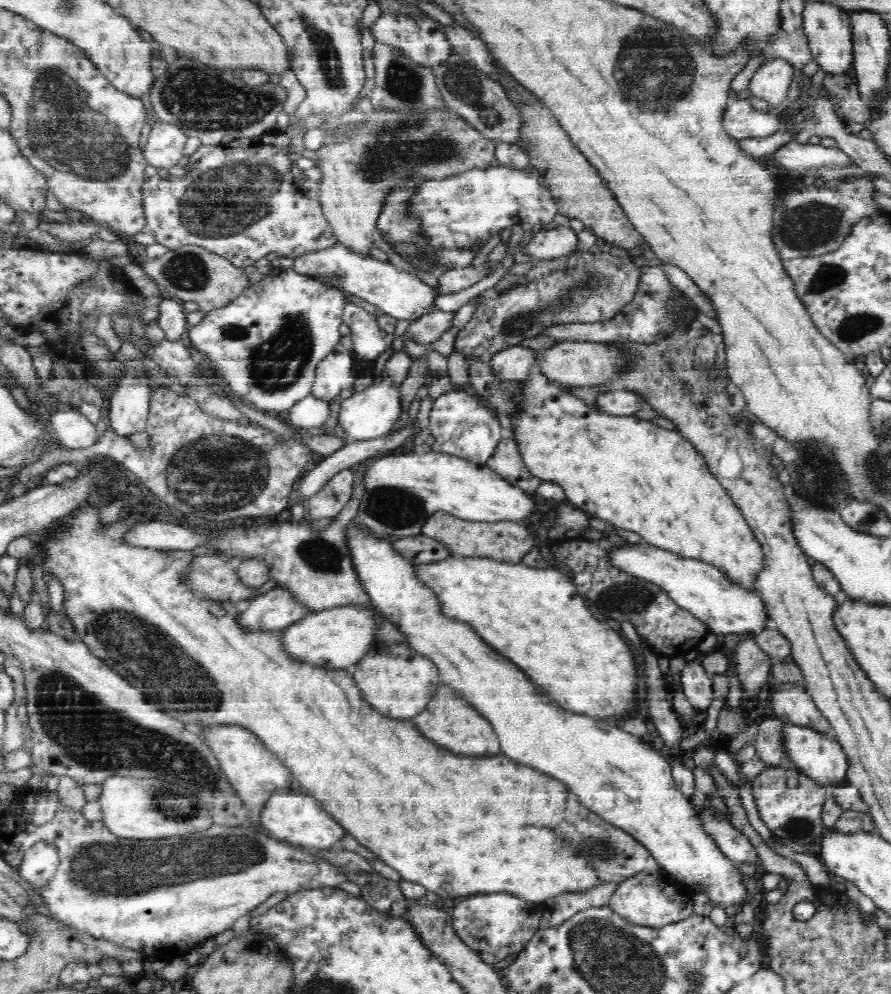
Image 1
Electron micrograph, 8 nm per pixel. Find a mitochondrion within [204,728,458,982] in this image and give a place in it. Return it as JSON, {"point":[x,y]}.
{"point":[251,943]}

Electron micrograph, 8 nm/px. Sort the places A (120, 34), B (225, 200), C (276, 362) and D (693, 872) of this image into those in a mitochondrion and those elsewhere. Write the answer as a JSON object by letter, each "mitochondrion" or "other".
{"A":"other","B":"mitochondrion","C":"mitochondrion","D":"other"}

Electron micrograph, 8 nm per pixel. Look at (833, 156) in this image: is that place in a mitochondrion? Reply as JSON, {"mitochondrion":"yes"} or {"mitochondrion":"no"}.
{"mitochondrion":"no"}

